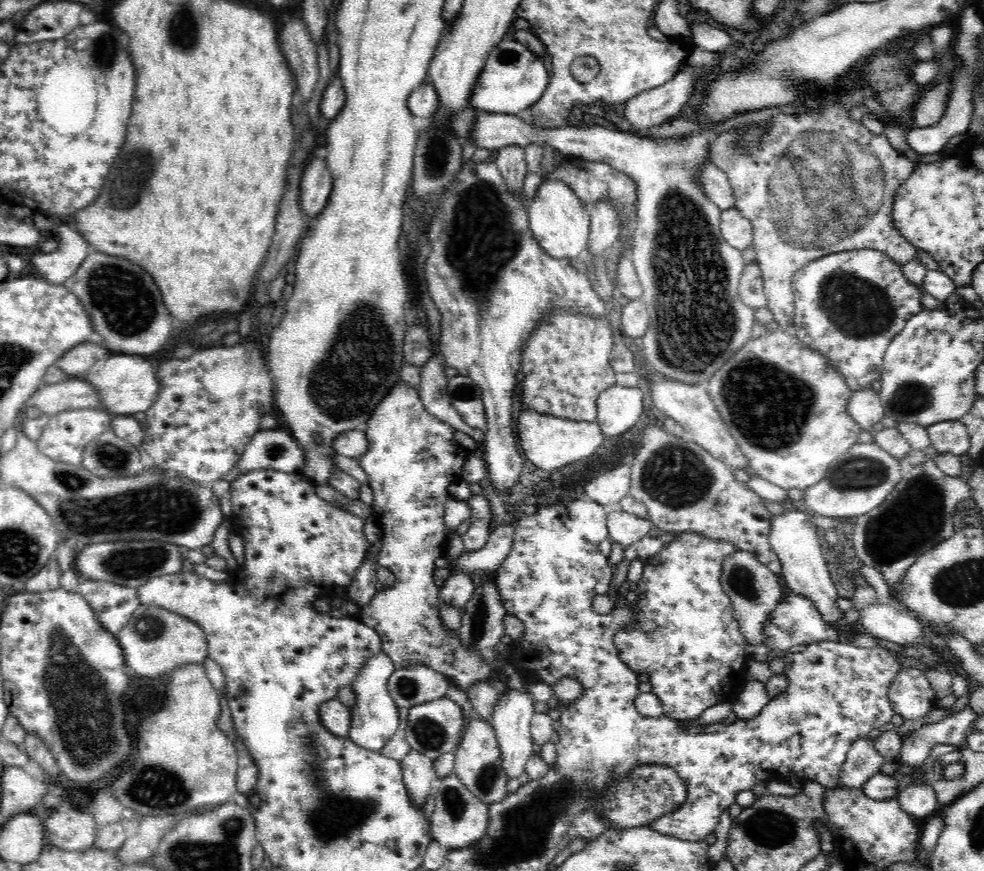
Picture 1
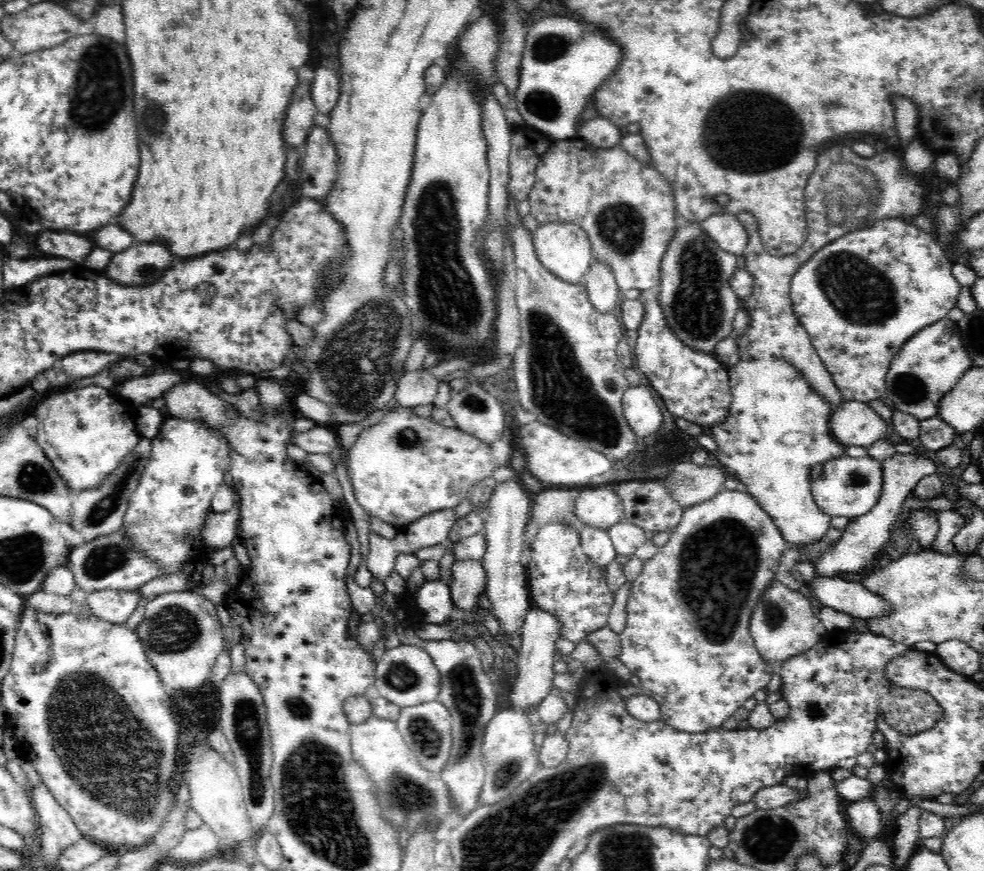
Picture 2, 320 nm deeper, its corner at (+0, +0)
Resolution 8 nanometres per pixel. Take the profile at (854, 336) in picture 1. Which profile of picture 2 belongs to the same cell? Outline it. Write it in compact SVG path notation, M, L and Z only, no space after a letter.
M900 217L880 219L866 227L866 230L856 230L850 232L850 234L844 234L842 237L836 238L834 242L830 242L828 246L818 250L806 262L803 262L791 280L789 297L796 317L802 323L803 328L807 330L816 352L824 361L826 369L830 371L830 375L832 375L834 383L840 389L844 400L867 403L872 399L883 398L886 390L886 375L893 356L900 352L900 348L904 346L904 343L910 340L918 330L922 330L922 328L948 317L951 310L957 307L961 286L951 273L951 268L954 264L955 262L946 255L946 252L942 250L942 246L937 240L934 240L934 236L931 233L926 234L918 226L914 226L912 223L900 219Z

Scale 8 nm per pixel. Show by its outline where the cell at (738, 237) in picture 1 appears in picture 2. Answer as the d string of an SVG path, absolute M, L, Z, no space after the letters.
M736 215L708 216L701 222L701 227L704 233L717 243L718 247L733 255L742 255L743 250L748 246L748 232Z

